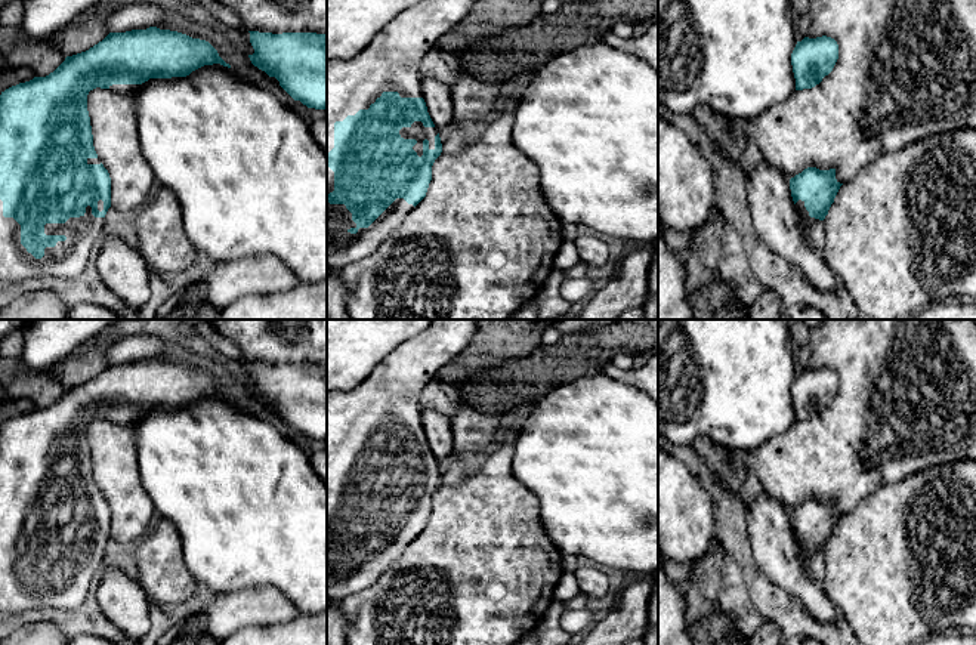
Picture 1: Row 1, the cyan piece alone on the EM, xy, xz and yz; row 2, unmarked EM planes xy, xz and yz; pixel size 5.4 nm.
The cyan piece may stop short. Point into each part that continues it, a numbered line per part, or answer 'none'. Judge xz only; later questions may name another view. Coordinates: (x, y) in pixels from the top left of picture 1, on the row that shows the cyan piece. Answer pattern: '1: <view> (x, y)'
1: xz (391, 61)

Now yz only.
1: yz (800, 204)

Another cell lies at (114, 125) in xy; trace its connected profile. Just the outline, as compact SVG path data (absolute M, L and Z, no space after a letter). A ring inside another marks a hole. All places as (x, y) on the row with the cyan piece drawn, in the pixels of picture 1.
M96 87L87 95L95 151L111 178L111 206L120 212L140 207L154 194L158 182L140 149L133 101L117 90Z

